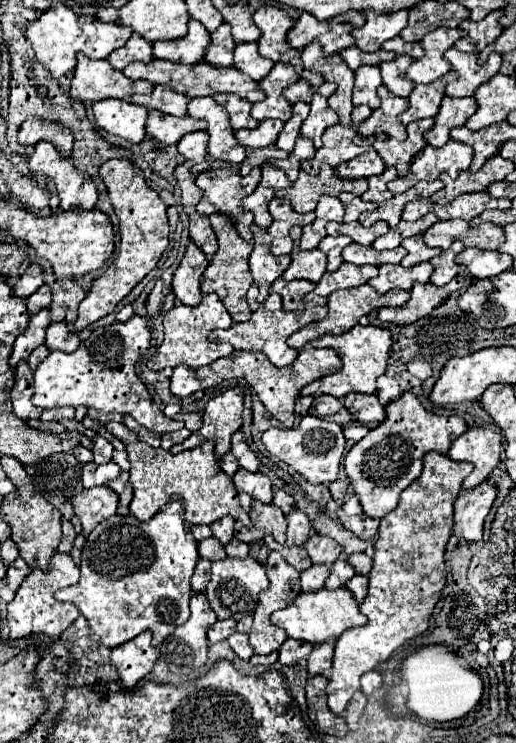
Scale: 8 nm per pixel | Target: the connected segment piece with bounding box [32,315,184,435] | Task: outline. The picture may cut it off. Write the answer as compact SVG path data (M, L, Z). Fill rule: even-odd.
M130 317L126 323L112 323L96 329L80 343L74 353L52 351L34 371L32 403L42 409L52 407L94 407L104 413L132 415L142 427L152 433L170 433L184 427L184 423L168 419L154 403L150 391L136 375L138 357L150 347L150 329L144 317Z

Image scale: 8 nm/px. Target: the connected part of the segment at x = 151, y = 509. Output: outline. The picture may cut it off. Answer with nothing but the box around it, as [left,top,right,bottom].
[106,421,250,525]

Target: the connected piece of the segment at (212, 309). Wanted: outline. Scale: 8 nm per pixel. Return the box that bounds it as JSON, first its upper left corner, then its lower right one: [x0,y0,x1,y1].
[156,293,234,369]

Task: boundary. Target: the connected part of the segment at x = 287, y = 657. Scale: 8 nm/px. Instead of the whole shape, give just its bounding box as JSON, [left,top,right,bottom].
[278,639,312,665]

